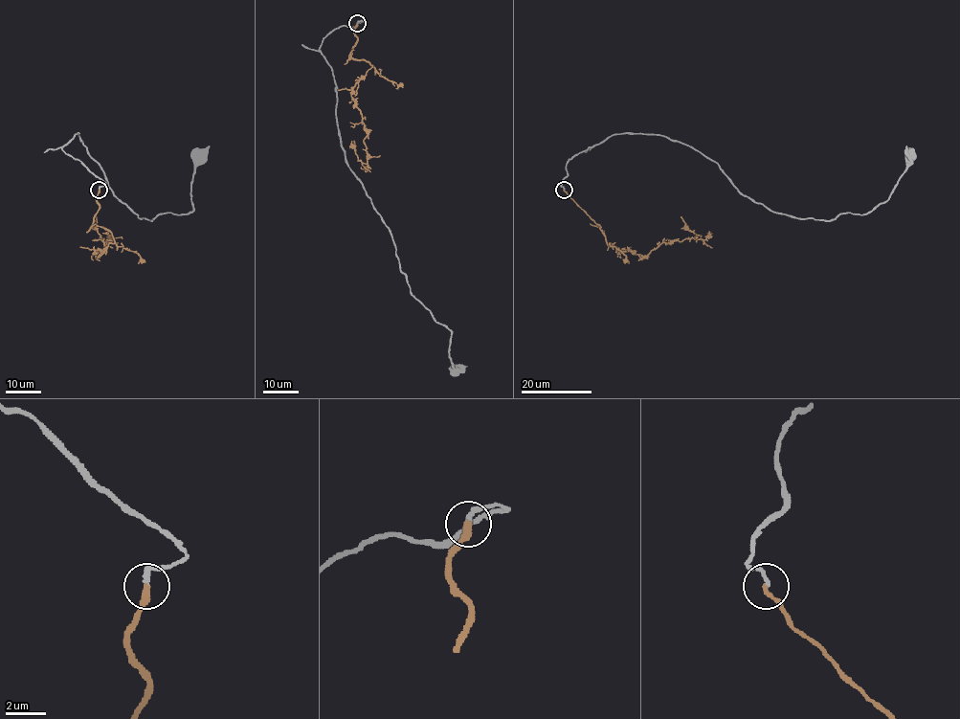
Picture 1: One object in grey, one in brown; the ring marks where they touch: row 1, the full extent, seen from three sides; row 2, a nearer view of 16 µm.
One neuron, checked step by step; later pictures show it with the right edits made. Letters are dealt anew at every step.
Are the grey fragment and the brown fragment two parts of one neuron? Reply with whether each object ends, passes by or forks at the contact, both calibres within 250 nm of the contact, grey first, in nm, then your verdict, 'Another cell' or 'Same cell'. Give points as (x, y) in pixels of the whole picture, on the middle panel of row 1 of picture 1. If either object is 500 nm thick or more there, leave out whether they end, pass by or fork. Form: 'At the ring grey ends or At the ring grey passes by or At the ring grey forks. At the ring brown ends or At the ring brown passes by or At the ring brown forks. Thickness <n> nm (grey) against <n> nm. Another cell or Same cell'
At the ring grey ends. At the ring brown ends. Thickness 190 nm (grey) against 240 nm. Same cell

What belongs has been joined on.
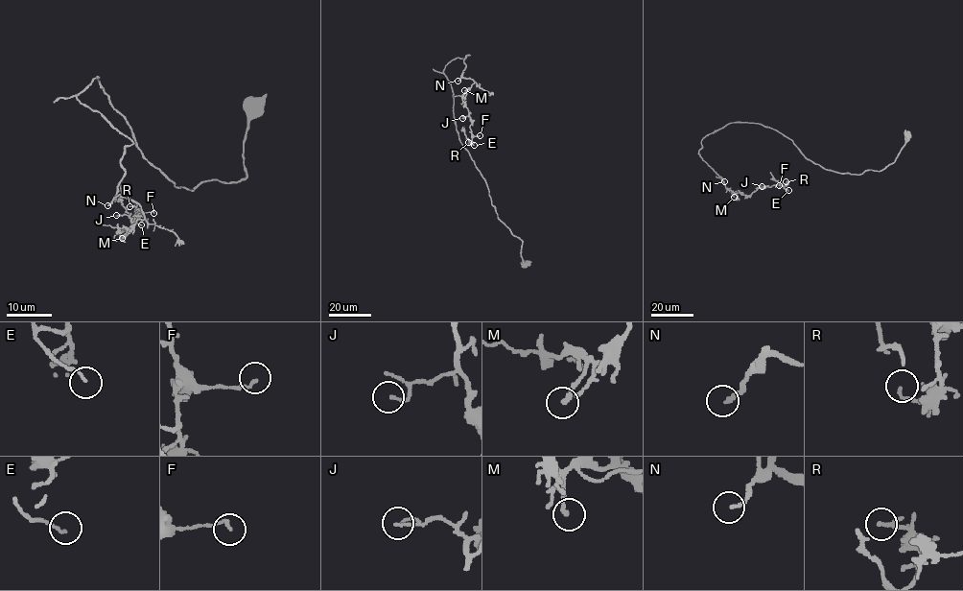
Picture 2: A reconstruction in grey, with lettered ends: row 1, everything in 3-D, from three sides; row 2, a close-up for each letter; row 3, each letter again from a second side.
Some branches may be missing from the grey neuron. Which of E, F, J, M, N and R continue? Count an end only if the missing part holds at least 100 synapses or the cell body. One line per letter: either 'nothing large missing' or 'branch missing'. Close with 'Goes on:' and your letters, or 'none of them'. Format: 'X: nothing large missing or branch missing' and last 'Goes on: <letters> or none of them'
E: nothing large missing
F: nothing large missing
J: nothing large missing
M: nothing large missing
N: branch missing
R: nothing large missing
Goes on: N

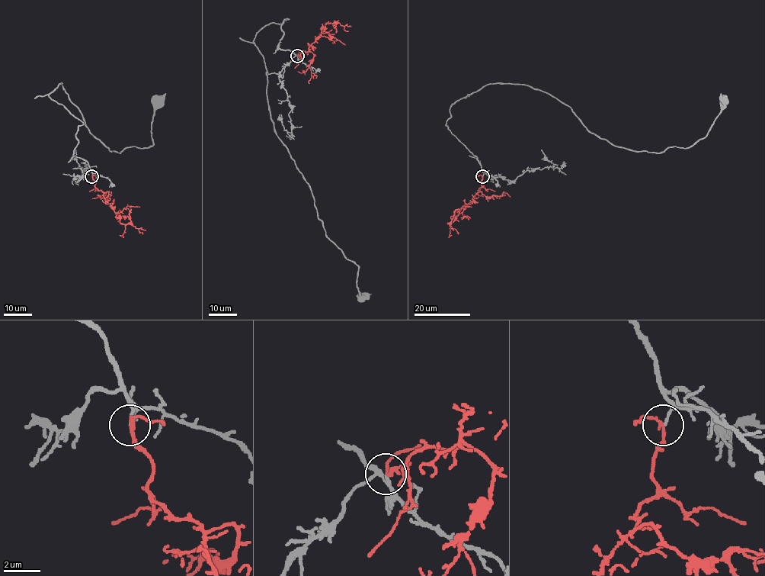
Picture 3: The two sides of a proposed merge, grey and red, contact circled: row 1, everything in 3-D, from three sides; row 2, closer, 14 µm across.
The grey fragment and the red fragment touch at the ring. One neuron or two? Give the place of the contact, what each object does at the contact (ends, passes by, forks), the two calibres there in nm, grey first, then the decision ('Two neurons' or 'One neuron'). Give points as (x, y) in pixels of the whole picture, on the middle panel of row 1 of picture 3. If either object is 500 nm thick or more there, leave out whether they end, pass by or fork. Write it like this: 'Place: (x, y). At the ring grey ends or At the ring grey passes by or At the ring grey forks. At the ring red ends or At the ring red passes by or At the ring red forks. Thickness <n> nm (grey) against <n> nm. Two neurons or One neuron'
Place: (297, 56). At the ring grey ends. At the ring red passes by. Thickness 140 nm (grey) against 170 nm. One neuron

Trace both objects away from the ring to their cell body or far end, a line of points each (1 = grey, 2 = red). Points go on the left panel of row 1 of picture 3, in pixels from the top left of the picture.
1: (92, 176), (74, 156), (84, 123), (49, 94), (61, 83), (89, 131), (119, 152), (152, 144), (155, 100)
2: (92, 176), (94, 186), (103, 193), (105, 202), (110, 204), (122, 223), (131, 223), (143, 233)

